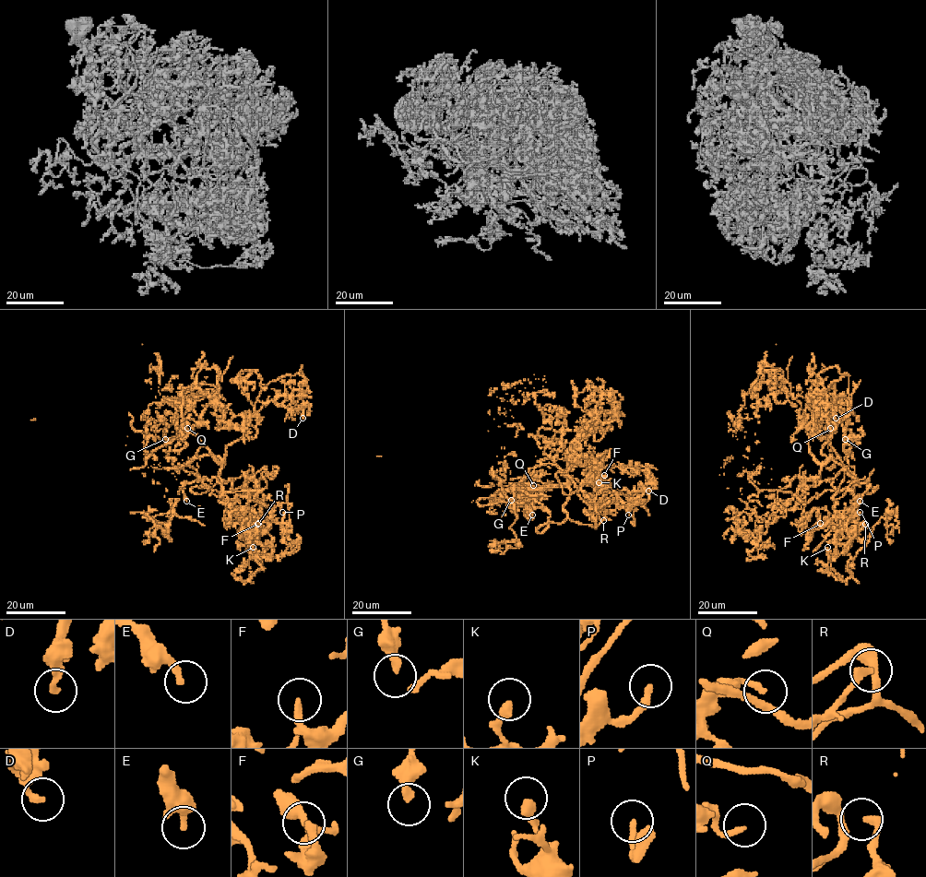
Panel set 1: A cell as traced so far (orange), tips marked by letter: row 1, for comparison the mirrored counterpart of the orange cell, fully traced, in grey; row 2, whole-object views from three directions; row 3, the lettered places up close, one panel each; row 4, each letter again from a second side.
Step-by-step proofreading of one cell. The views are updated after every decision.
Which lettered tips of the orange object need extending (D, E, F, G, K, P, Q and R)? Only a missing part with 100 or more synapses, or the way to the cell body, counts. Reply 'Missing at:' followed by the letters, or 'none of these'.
Missing at: none of these

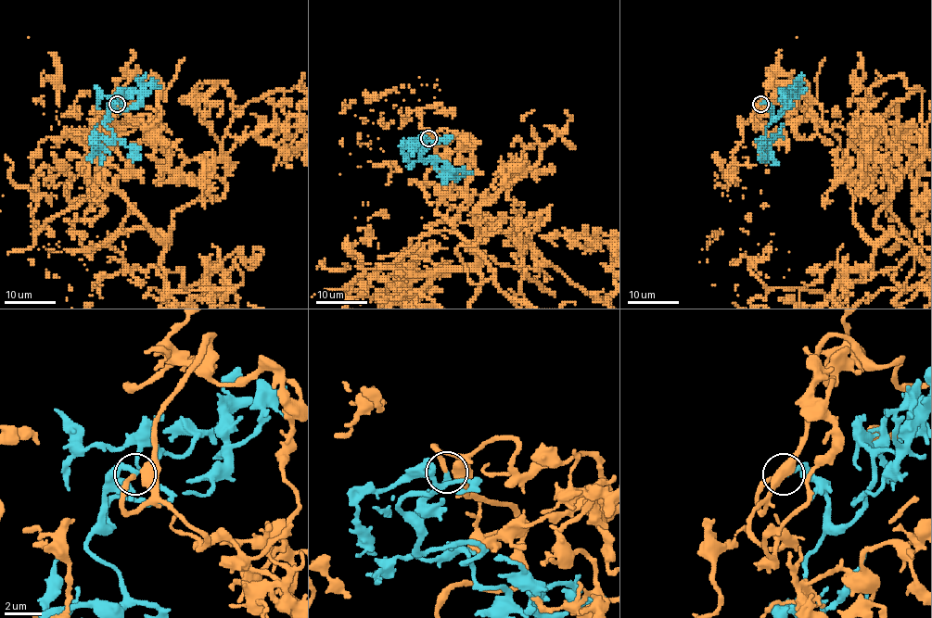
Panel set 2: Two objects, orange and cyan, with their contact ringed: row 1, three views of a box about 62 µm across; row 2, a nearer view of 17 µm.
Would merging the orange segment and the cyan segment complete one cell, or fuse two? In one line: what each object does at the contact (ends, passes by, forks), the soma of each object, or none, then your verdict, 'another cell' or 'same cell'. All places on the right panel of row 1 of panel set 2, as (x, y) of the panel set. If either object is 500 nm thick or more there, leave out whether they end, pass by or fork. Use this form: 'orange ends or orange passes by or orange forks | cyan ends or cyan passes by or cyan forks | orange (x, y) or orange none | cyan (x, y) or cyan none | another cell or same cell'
orange ends | cyan ends | orange none | cyan none | same cell

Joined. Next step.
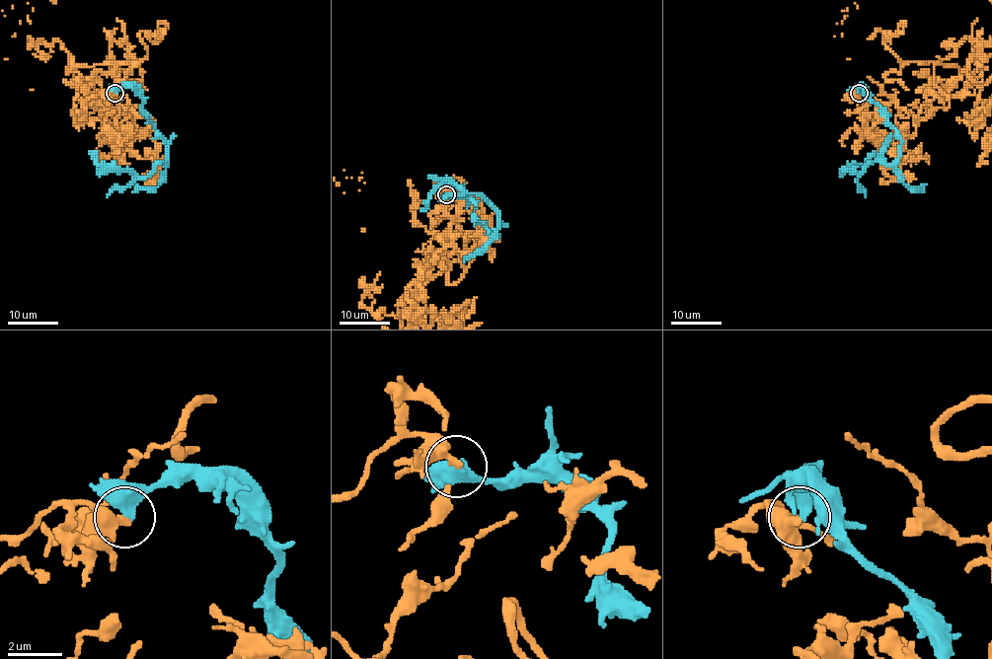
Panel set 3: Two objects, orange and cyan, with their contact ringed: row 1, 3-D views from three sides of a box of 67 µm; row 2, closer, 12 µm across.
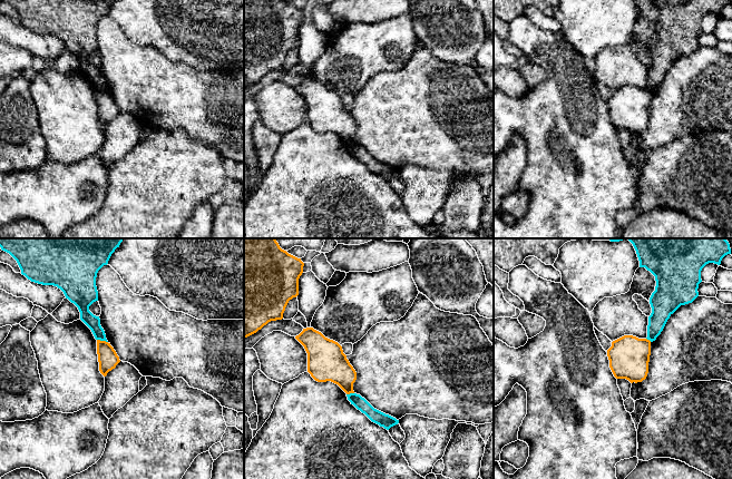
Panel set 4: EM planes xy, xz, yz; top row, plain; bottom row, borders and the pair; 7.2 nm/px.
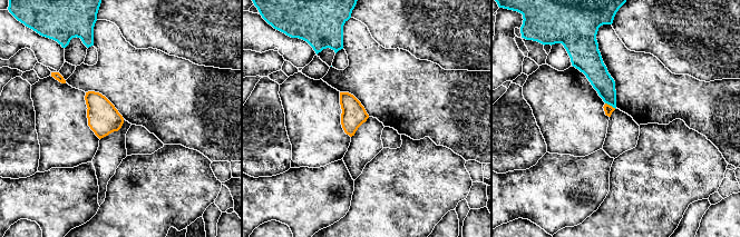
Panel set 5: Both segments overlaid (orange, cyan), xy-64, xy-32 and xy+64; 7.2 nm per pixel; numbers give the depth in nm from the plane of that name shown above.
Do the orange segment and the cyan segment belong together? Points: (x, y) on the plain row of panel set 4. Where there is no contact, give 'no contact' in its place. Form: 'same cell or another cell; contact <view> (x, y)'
another cell; contact xy (103, 91)

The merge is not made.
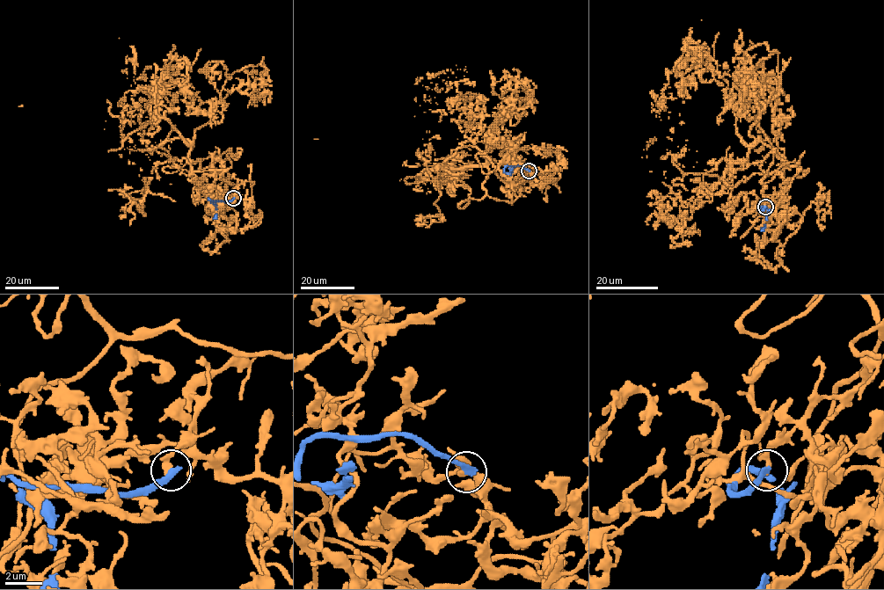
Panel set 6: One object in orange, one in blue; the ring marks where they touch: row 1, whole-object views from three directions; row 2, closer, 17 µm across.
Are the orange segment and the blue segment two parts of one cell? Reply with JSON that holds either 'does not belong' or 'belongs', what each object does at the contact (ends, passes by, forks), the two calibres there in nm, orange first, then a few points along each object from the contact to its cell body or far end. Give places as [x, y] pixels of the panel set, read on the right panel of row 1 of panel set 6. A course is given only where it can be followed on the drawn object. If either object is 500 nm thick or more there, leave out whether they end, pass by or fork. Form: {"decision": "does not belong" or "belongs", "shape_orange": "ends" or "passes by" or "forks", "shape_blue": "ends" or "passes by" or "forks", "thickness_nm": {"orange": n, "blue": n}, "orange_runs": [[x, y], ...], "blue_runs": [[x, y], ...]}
{"decision": "does not belong", "shape_orange": "ends", "shape_blue": "ends", "thickness_nm": {"orange": 360, "blue": 360}, "orange_runs": [[765, 207], [785, 183], [748, 162], [727, 83], [689, 38], [683, 91], [652, 107], [679, 191]], "blue_runs": [[765, 207], [759, 210], [762, 207], [766, 208], [765, 226], [761, 230]]}

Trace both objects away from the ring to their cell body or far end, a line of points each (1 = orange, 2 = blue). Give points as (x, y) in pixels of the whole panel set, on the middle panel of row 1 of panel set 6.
1: (528, 171), (520, 188), (460, 144), (485, 127), (454, 83), (425, 94), (466, 97)
2: (529, 171), (519, 165), (506, 166), (504, 172), (510, 172), (513, 167)

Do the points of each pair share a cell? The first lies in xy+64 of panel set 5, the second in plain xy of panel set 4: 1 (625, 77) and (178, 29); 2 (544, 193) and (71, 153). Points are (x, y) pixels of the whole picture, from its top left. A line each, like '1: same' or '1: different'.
1: different
2: different

